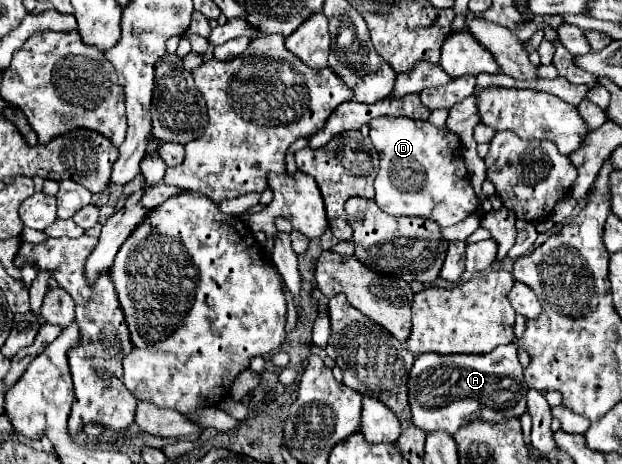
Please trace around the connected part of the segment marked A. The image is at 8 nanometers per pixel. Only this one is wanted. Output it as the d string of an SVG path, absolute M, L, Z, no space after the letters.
M513 344L493 350L489 352L489 356L437 356L435 352L421 354L415 358L415 364L413 364L413 370L409 372L409 382L407 382L411 422L425 432L443 430L453 434L457 432L457 428L461 428L461 424L469 424L469 420L477 420L477 418L481 420L519 418L527 410L527 404L525 404L527 384L521 372L523 372L523 366L519 364L517 348L513 348Z

